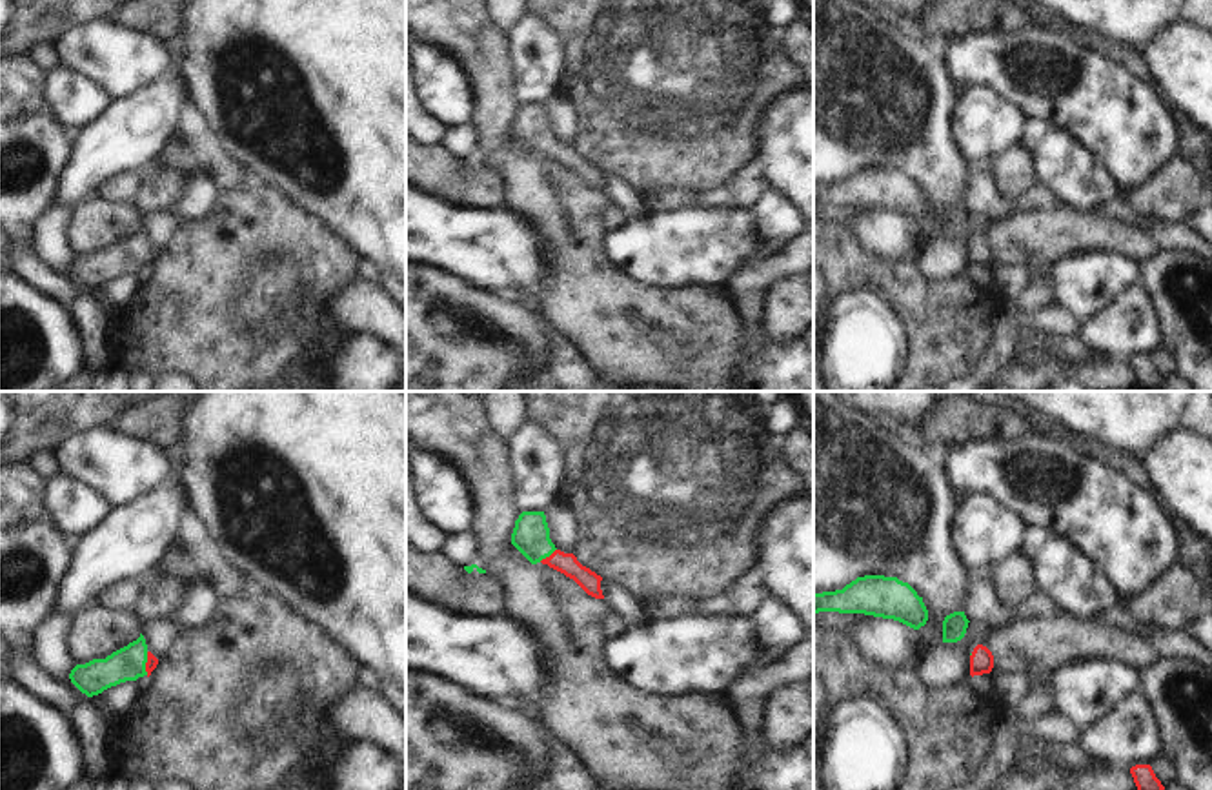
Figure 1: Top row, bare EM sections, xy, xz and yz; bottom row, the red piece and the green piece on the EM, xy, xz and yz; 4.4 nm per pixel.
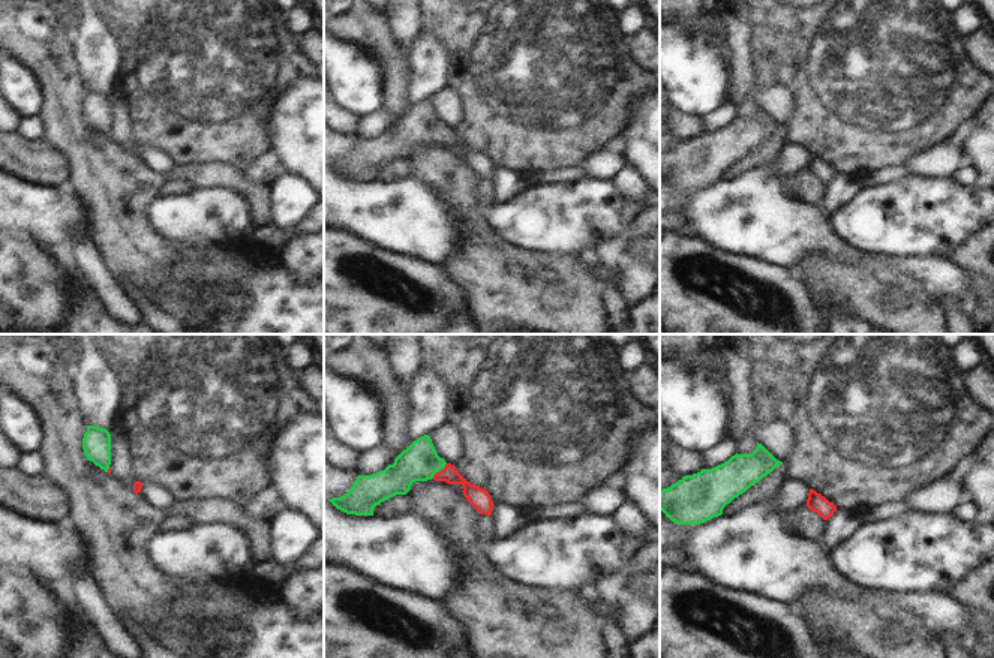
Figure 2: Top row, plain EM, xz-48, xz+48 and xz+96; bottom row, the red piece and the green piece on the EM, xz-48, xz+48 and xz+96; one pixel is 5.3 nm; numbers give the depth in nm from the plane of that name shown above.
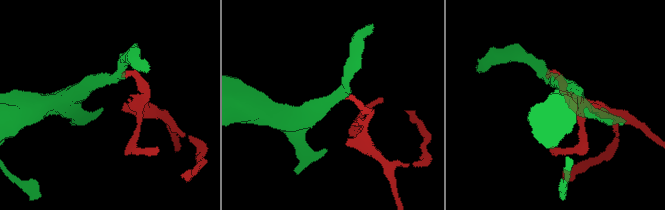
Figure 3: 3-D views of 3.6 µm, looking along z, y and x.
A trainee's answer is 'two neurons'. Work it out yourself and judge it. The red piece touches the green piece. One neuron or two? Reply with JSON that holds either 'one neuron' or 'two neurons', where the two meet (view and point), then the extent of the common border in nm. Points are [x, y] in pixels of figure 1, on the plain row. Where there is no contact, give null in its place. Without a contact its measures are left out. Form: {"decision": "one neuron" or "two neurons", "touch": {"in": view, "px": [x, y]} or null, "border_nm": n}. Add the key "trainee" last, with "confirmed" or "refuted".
{"decision": "one neuron", "touch": {"in": "xz", "px": [546, 150]}, "border_nm": 100, "trainee": "refuted"}

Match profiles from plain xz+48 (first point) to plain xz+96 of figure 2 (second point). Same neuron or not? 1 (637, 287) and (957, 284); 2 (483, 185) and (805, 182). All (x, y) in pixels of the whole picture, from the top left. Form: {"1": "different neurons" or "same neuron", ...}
{"1": "different neurons", "2": "same neuron"}

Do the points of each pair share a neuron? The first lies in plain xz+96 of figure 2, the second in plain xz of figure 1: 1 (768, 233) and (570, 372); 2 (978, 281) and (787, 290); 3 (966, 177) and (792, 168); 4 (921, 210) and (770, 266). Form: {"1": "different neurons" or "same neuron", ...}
{"1": "different neurons", "2": "same neuron", "3": "different neurons", "4": "different neurons"}

